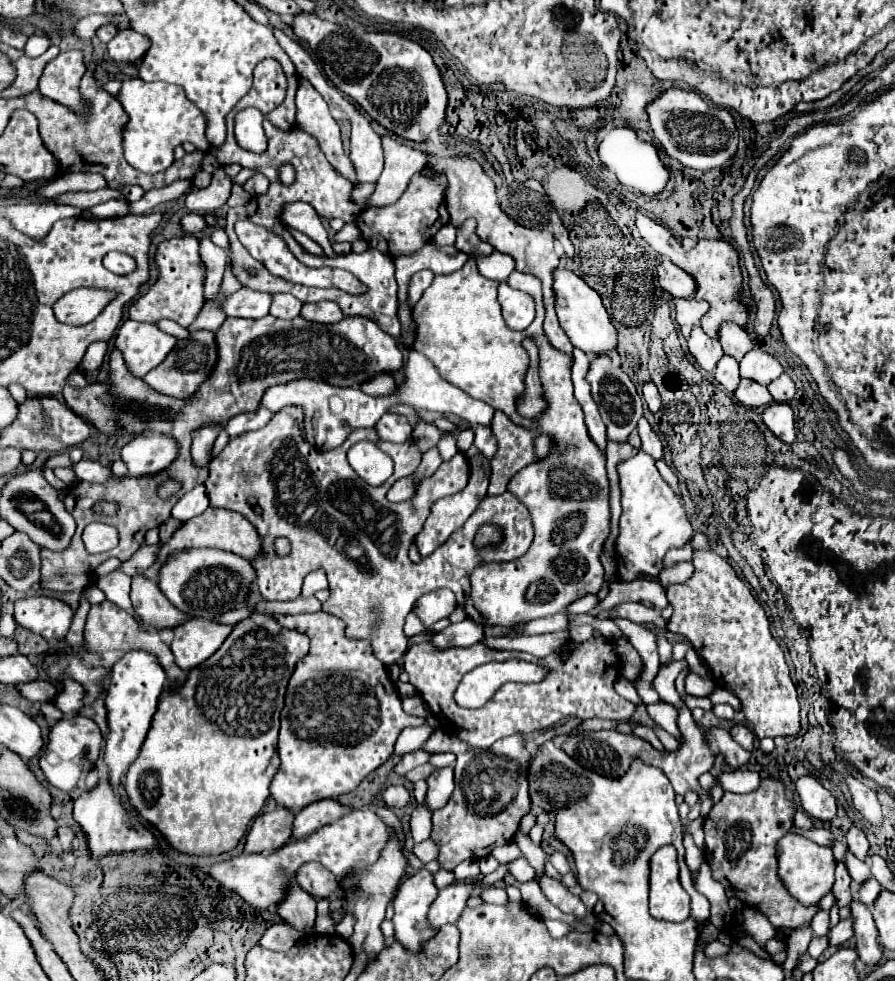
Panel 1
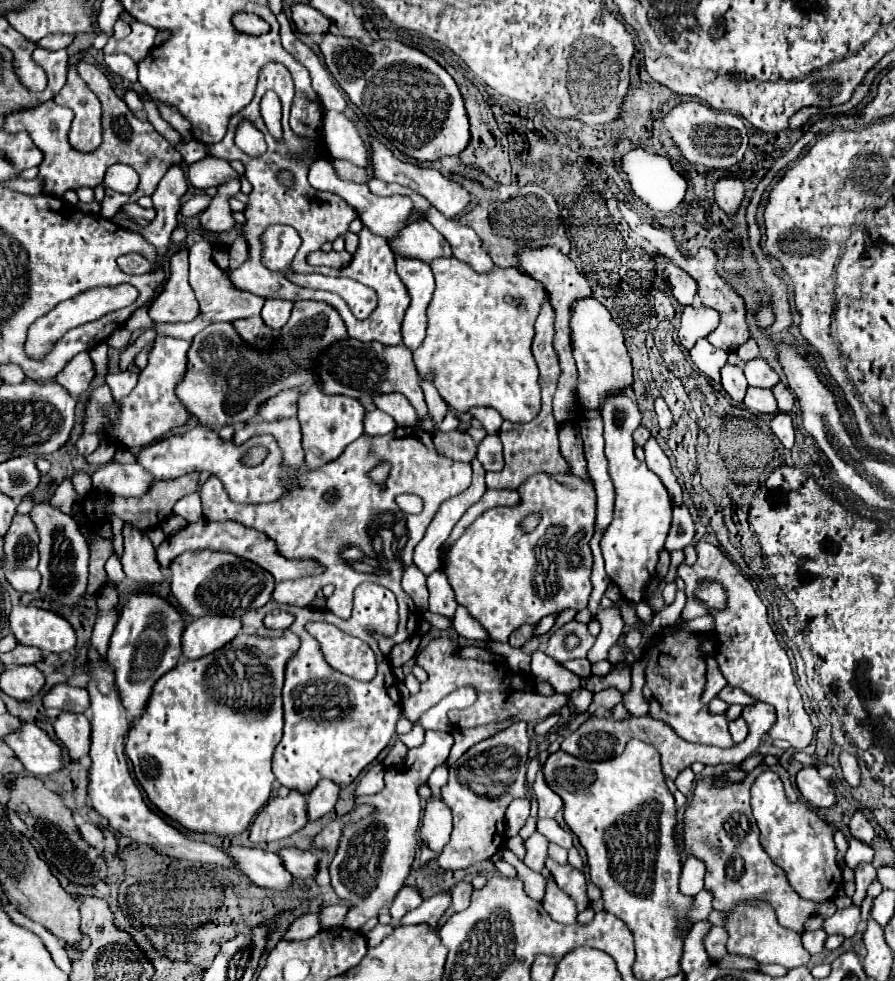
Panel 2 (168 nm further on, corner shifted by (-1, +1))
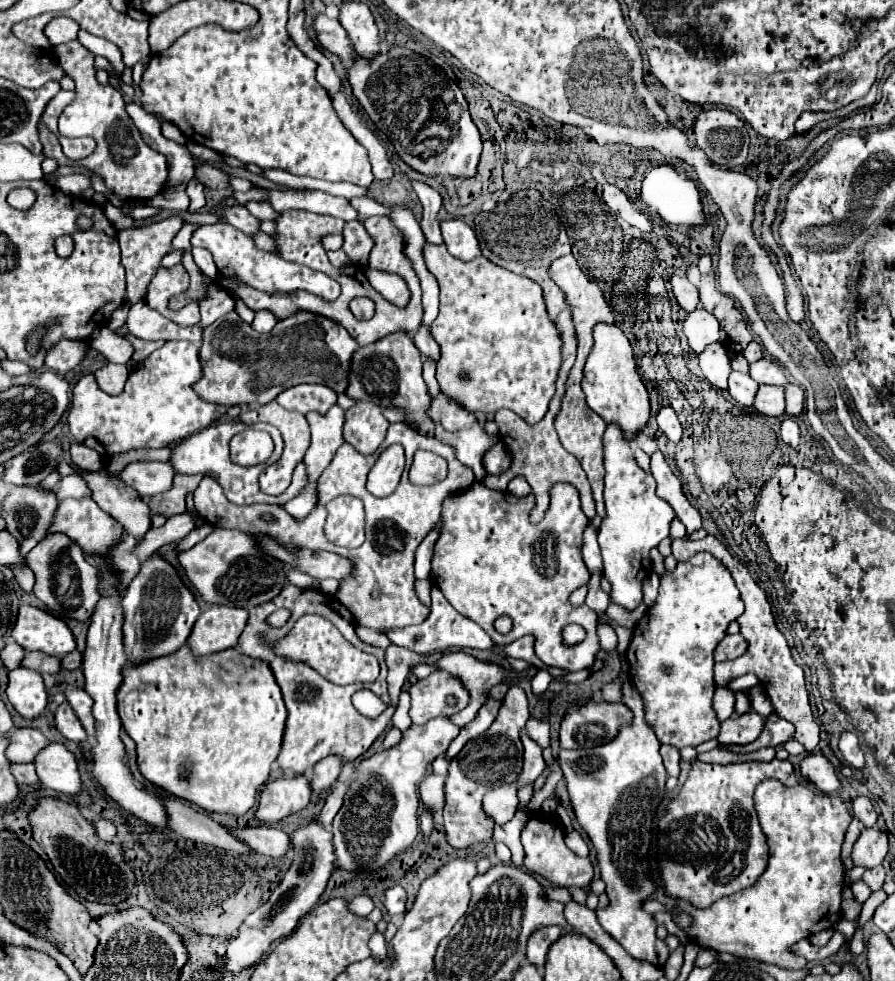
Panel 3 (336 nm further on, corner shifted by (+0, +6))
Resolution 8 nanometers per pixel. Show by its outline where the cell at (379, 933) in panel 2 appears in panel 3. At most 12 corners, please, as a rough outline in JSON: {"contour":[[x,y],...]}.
{"contour":[[375,932],[369,940],[371,956],[383,960],[387,956],[385,936]]}

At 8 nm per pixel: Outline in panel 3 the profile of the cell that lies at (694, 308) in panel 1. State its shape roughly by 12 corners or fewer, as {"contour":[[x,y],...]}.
{"contour":[[707,310],[687,314],[683,332],[699,354],[719,340],[719,322]]}

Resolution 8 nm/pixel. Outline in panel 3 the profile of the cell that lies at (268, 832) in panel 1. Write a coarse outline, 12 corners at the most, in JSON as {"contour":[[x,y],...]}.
{"contour":[[307,776],[263,786],[255,818],[275,824],[311,802]]}

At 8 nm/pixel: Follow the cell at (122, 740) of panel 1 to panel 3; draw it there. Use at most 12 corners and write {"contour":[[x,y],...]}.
{"contour":[[159,554],[121,604],[131,664],[177,652],[201,612]]}

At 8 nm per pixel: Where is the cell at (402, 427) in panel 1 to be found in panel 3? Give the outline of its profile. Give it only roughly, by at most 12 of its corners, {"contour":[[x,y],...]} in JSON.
{"contour":[[357,402],[345,412],[345,442],[375,454],[389,422],[381,408]]}

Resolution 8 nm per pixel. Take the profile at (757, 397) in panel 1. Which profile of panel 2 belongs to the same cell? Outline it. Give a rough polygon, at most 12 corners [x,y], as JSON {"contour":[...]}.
{"contour":[[750,387],[744,405],[752,413],[778,413],[770,389]]}

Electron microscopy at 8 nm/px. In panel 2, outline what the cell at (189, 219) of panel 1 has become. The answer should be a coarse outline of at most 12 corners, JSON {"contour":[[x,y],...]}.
{"contour":[[232,179],[200,215],[202,229],[224,233],[234,227],[228,199],[240,191]]}

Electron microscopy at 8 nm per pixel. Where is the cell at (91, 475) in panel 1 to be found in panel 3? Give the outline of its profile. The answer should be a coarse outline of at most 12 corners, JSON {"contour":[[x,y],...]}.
{"contour":[[133,462],[115,476],[141,496],[171,488],[167,462]]}

